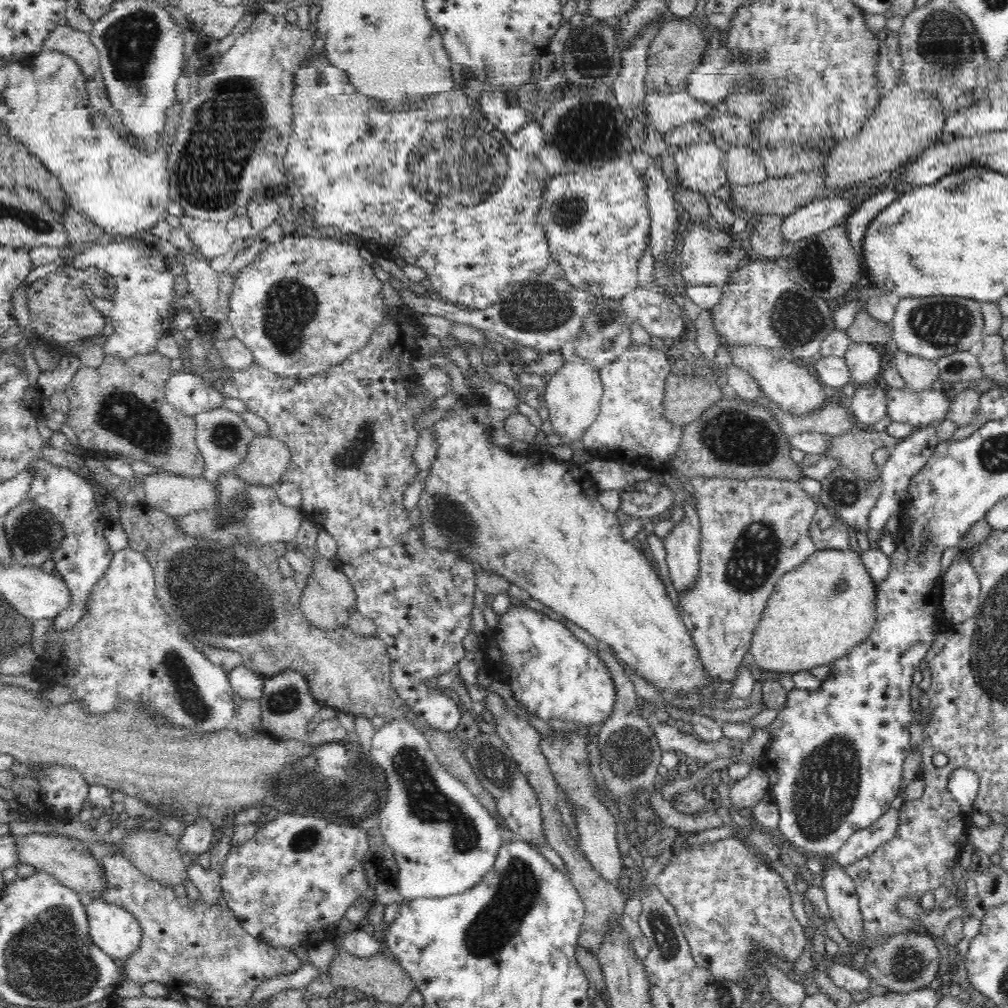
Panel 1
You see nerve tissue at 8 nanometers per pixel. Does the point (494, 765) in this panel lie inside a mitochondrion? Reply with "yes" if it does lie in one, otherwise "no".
yes

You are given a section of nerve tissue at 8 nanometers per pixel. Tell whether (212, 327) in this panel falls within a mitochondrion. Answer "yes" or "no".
no

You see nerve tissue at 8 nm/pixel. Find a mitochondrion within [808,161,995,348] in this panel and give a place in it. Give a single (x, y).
(958, 186)

